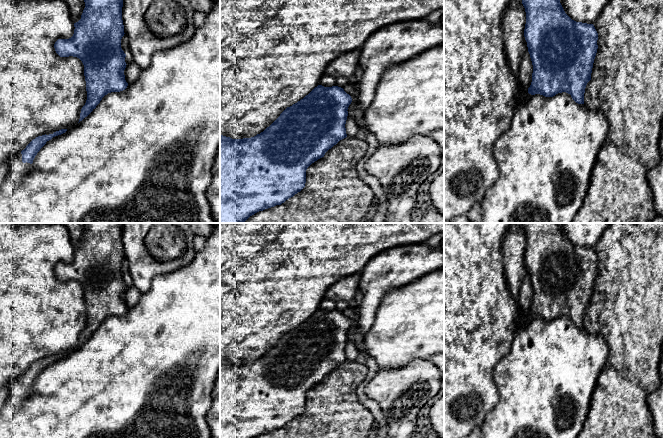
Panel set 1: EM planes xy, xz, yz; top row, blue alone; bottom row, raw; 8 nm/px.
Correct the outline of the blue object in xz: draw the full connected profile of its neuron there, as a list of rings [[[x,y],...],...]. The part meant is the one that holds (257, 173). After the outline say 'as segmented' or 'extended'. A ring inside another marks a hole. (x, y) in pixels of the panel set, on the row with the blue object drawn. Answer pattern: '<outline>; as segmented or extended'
[[[318,85],[303,99],[287,107],[263,132],[251,138],[220,136],[220,223],[244,223],[259,211],[281,205],[300,192],[306,183],[307,168],[347,137],[346,120],[352,98],[338,86]]]; as segmented

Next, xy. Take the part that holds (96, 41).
[[[84,0],[85,8],[81,19],[74,23],[74,34],[69,39],[58,39],[54,48],[60,57],[77,57],[84,65],[84,76],[86,81],[87,100],[81,109],[79,122],[87,117],[100,103],[102,98],[111,92],[120,92],[127,88],[124,70],[126,68],[126,54],[121,48],[121,39],[124,36],[124,25],[122,20],[123,0]]]; as segmented

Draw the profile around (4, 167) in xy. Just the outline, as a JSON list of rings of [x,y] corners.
[[[9,161],[4,162],[0,165],[0,184],[2,184],[8,176]]]

